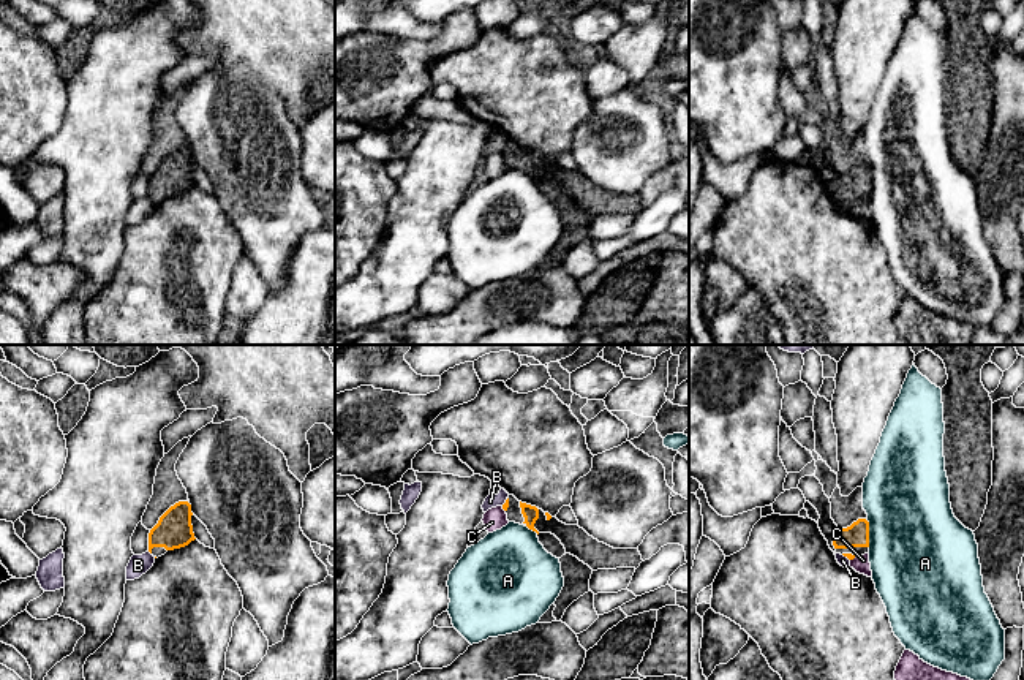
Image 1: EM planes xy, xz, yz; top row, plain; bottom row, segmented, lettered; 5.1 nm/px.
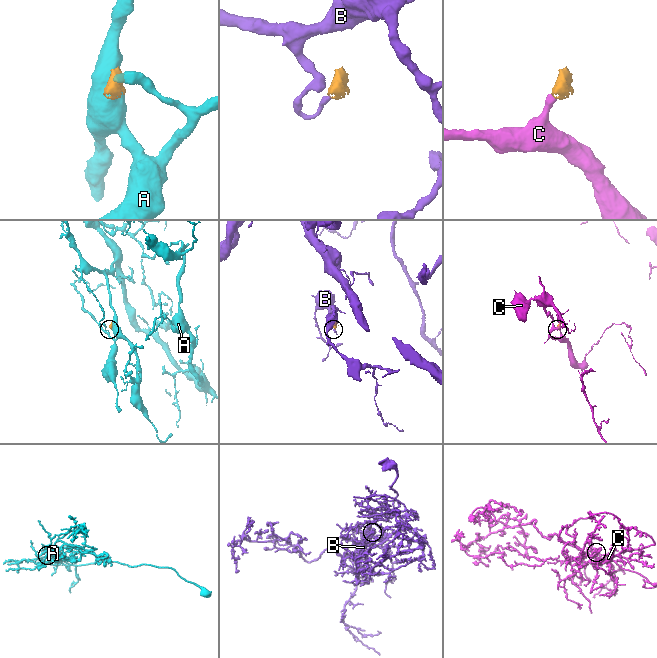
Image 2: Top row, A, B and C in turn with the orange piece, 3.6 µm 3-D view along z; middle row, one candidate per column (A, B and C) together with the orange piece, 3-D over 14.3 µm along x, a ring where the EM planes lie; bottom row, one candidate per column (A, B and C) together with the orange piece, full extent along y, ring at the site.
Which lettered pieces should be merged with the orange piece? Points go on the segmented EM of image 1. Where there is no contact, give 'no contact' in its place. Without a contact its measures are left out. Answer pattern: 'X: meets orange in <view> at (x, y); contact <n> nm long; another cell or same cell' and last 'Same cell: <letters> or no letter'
A: meets orange in yz at (868, 533); contact 140 nm long; another cell
B: meets orange in xz at (506, 502); contact 50 nm long; another cell
C: meets orange in xz at (503, 508); contact 40 nm long; another cell
Same cell: no letter

